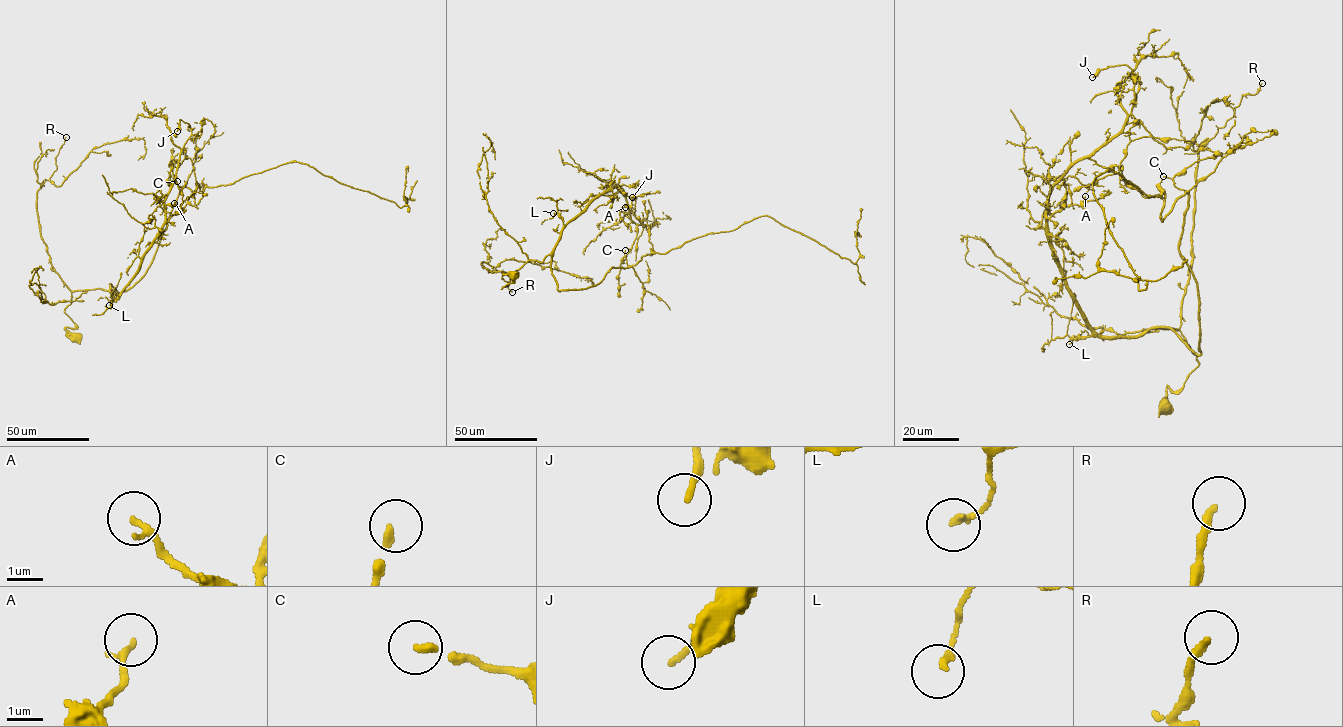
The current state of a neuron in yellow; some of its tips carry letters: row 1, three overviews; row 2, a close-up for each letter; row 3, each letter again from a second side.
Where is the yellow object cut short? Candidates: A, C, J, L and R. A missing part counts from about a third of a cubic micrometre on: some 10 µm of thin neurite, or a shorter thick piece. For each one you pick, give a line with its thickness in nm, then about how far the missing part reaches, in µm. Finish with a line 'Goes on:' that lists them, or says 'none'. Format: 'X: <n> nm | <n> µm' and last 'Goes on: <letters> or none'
C: 170 nm | 15 µm
R: 220 nm | 5 µm
Goes on: C, R

